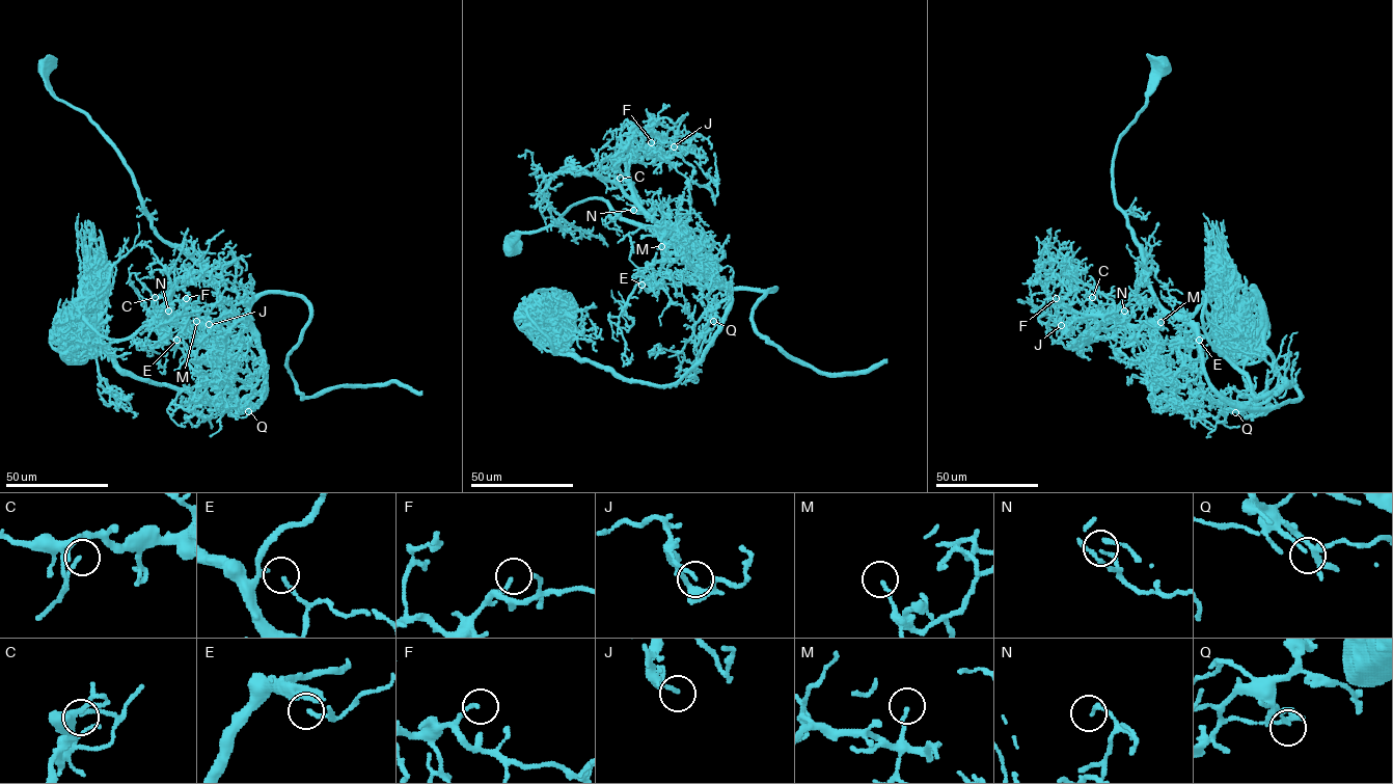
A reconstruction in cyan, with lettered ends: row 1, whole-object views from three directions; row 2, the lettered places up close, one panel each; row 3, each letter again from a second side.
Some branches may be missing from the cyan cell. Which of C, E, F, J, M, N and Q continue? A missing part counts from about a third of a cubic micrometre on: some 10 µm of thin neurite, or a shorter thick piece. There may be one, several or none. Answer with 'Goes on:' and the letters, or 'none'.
Goes on: none

